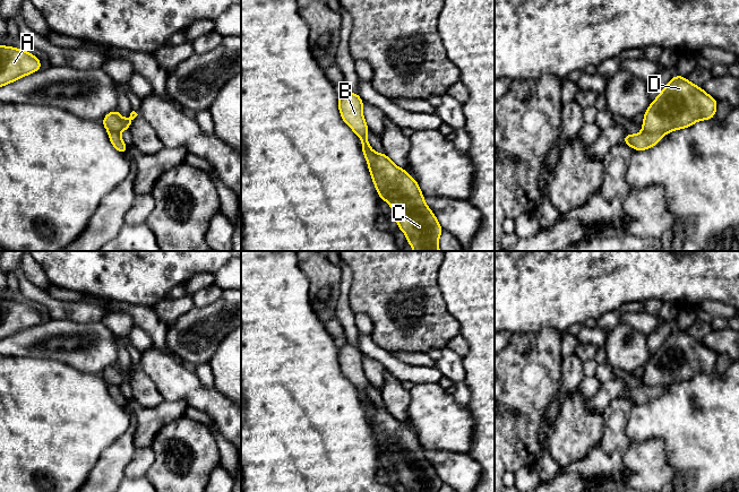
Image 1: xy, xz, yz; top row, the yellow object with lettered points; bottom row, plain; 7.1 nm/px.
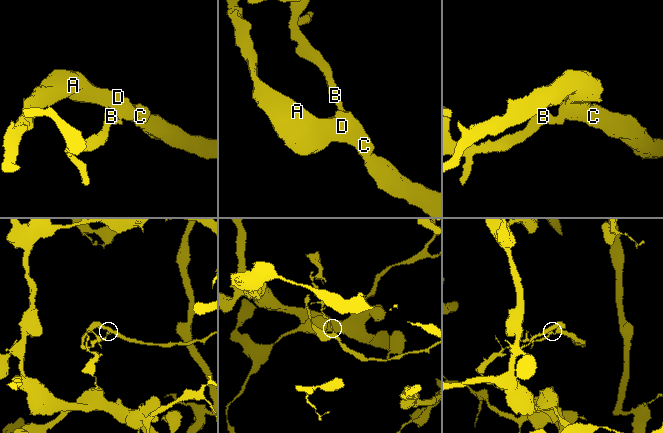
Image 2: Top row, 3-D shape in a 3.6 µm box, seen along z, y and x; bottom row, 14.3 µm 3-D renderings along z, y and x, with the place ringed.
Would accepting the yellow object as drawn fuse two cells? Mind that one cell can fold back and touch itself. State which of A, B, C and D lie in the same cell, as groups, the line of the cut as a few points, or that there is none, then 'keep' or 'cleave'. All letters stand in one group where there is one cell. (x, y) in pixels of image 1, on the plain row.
groups A C D / B; cut yz (643, 383), (662, 388); cleave

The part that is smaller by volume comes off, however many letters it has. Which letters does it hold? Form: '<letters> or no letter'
B

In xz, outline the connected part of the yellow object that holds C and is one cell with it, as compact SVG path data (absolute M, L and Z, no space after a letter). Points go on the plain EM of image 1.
M371 404L364 411L380 455L386 454L389 457L398 482L405 486L406 492L439 492L444 482L432 464L426 458L416 433L405 423L396 420L385 406L378 407Z

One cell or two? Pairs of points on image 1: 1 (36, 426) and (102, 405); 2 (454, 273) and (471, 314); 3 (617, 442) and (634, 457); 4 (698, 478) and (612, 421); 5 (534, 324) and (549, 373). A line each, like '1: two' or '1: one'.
1: one
2: one
3: two
4: two
5: two

